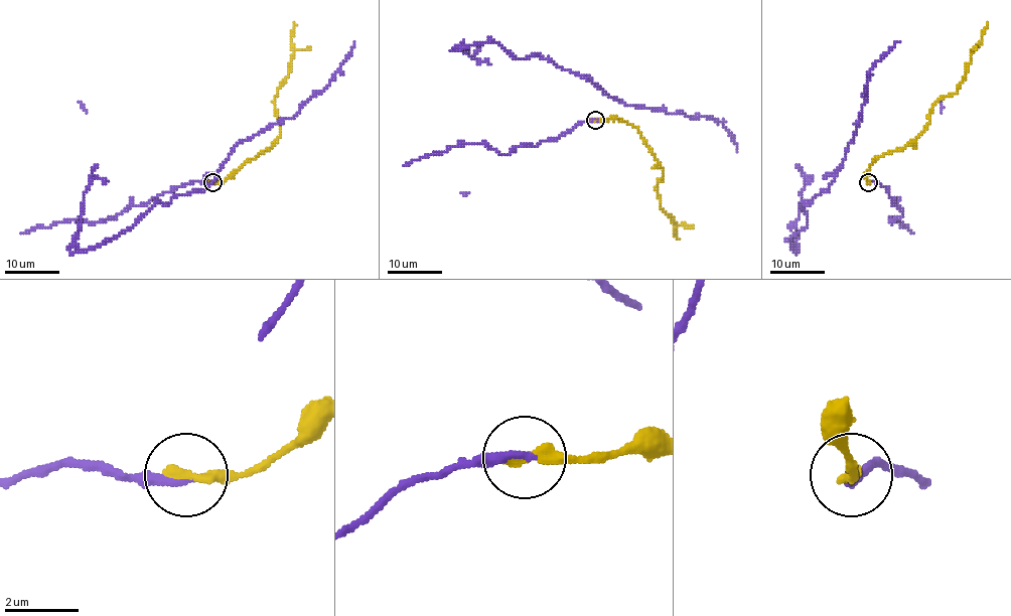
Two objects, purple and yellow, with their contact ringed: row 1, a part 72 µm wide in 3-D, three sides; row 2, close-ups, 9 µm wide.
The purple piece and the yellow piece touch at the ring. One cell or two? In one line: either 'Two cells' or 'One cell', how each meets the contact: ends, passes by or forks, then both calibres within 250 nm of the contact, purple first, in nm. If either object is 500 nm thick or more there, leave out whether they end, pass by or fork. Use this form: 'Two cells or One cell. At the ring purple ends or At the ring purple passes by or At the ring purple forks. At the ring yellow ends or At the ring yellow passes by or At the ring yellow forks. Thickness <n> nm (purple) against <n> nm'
One cell. At the ring purple ends. At the ring yellow ends. Thickness 240 nm (purple) against 360 nm

